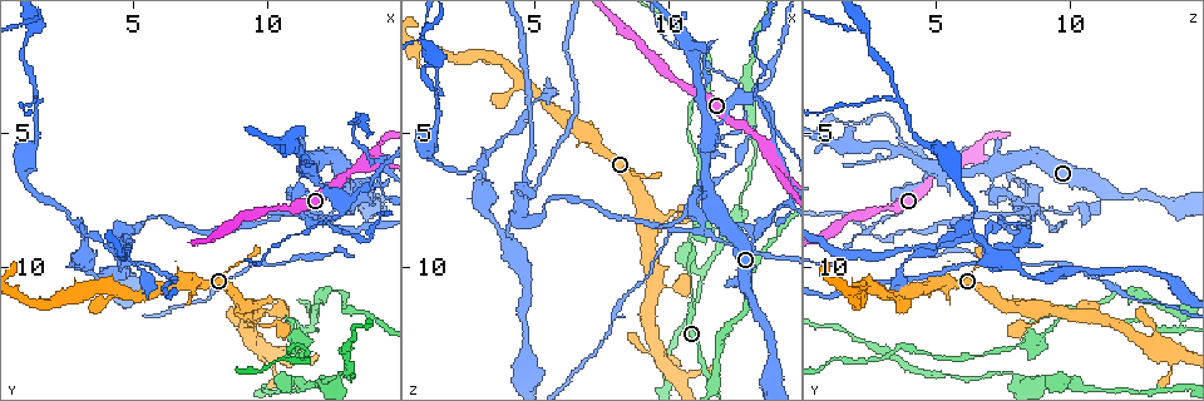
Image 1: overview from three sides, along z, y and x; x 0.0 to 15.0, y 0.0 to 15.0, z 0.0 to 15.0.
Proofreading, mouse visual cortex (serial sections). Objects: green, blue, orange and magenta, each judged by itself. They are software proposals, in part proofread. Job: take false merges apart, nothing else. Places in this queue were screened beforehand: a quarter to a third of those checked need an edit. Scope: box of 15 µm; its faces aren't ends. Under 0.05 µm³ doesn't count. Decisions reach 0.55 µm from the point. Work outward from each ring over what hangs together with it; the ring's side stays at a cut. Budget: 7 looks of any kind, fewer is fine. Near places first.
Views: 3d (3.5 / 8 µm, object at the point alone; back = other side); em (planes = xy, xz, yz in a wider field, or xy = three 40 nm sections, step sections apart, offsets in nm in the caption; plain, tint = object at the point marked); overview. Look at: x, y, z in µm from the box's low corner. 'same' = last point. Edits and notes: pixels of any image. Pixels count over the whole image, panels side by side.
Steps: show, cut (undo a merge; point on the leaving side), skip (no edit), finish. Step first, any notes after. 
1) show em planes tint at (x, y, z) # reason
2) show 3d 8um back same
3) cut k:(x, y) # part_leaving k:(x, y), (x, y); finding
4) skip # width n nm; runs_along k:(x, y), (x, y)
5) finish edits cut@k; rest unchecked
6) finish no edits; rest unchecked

show 3d 3.5um at (11.1, 12.7, 8.7) # thick turns thin

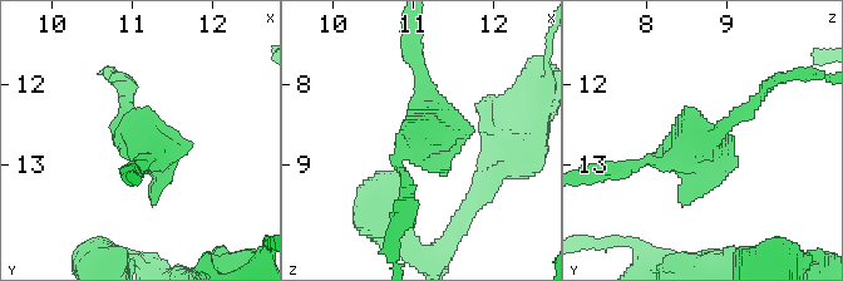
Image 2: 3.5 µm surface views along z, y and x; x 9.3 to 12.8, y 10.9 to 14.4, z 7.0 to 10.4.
show em xy step 1 tint at (11.15, 12.70, 8.65)

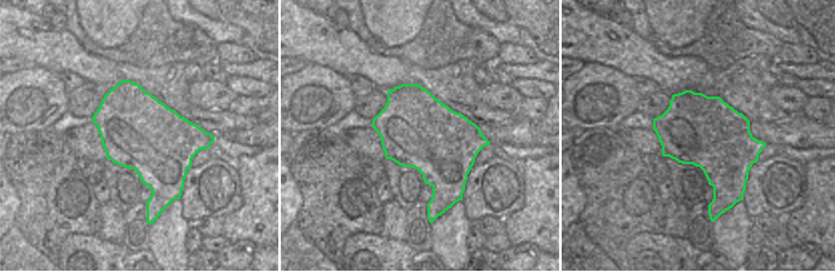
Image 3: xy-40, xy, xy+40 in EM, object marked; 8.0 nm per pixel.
show em xy step 3 tint same

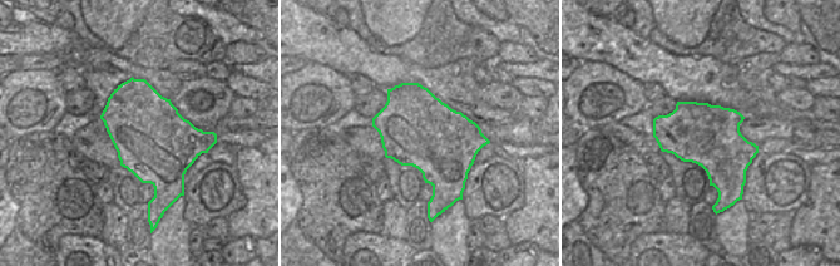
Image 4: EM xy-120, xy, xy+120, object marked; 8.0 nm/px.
skip # runs_along 2:(740, 113), (715, 139), (612, 171); continuous, no second cell

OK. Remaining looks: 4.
show 3d 3.5um back at (11.6, 6.3, 4.9) # thin arm on a thick one

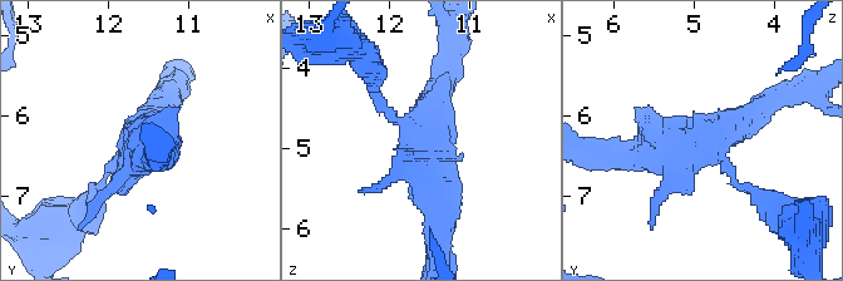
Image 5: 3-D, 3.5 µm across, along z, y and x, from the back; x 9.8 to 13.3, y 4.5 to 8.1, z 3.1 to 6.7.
show em xy step 5 plain at (11.55, 6.30, 4.85) # arms 3; arm_widths 150, 300, 400 nm

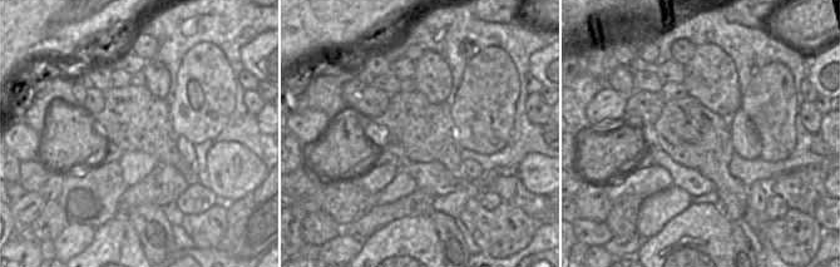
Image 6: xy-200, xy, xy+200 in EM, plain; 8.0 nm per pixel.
show em xy step 5 tint same # with the object marked

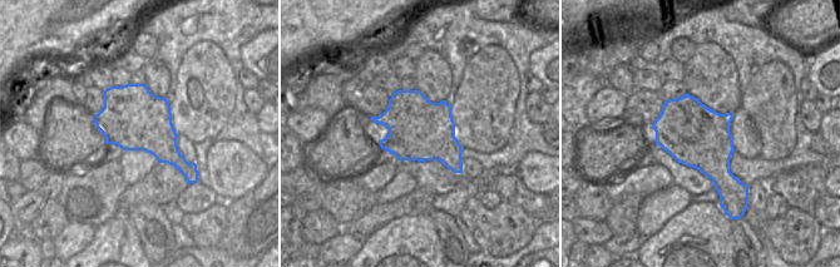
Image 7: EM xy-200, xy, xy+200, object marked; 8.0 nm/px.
skip # width 500 nm; runs_along 5:(631, 157), (769, 103); all the same cell

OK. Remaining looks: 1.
finish no edits; rest unchecked

